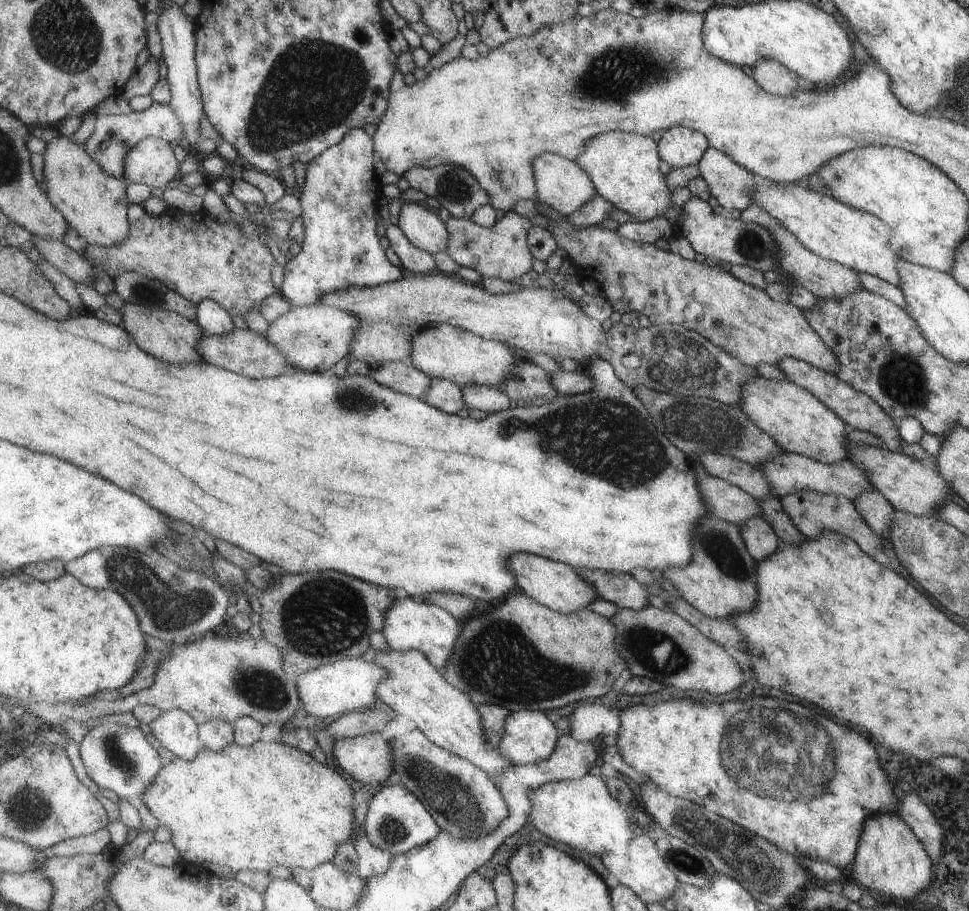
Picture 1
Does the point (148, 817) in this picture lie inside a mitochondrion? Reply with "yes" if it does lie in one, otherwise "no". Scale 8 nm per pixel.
no

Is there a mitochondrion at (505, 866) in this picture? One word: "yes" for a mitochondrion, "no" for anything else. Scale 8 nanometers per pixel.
no

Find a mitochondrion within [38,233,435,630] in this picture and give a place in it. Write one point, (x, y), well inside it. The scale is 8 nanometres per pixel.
(358, 402)

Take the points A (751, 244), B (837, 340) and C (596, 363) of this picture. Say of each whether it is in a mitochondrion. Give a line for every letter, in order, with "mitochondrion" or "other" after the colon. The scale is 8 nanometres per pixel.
A: mitochondrion
B: other
C: other

